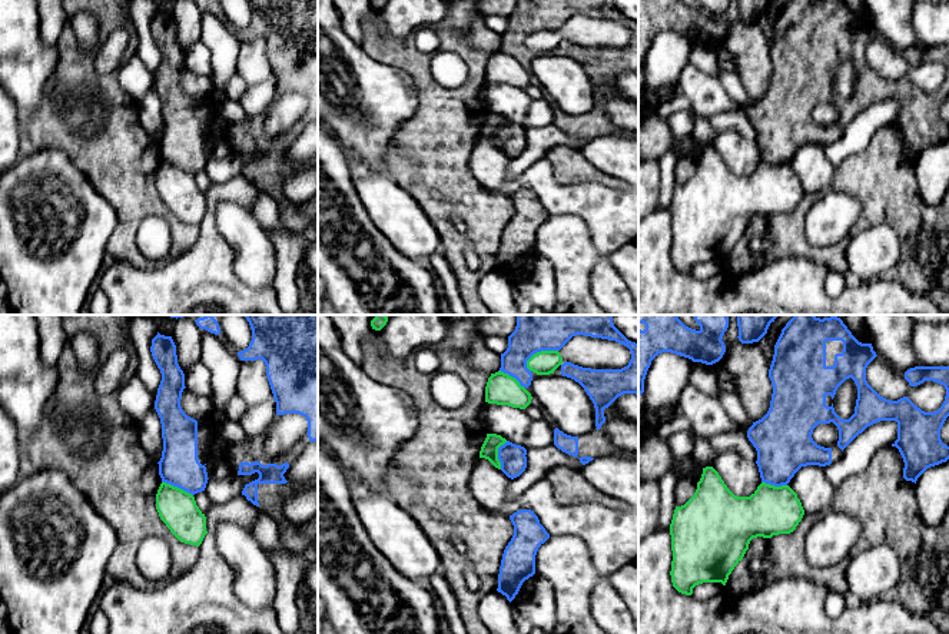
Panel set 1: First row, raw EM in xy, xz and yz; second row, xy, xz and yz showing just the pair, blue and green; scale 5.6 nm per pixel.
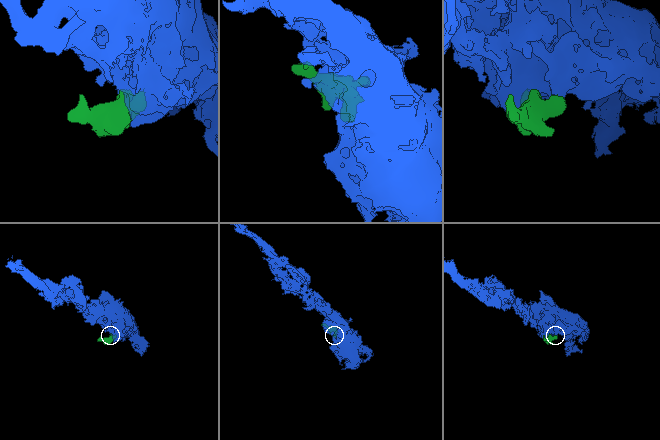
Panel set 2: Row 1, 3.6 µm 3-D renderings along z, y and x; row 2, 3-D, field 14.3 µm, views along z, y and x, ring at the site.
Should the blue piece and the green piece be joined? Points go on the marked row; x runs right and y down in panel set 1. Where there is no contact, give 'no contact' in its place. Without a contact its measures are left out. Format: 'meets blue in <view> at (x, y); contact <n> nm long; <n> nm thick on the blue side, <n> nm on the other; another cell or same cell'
meets blue in xz at (538, 351); contact 200 nm long; 360 nm thick on the blue side, 140 nm on the other; another cell

